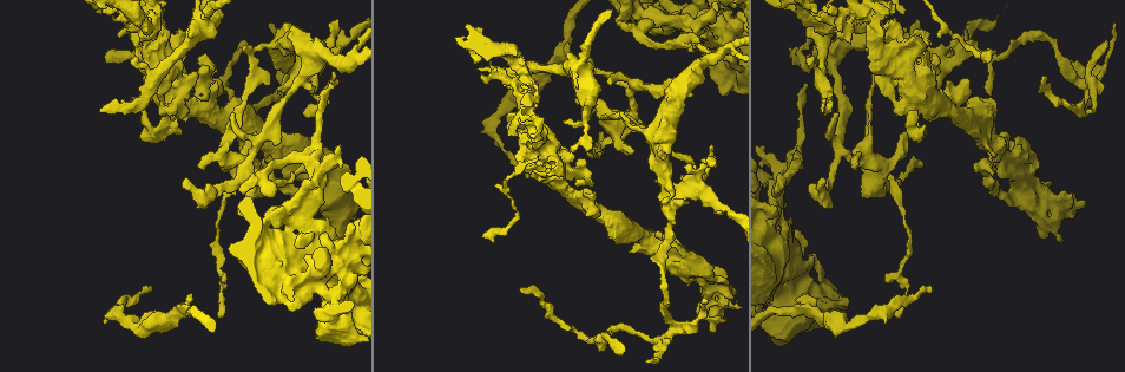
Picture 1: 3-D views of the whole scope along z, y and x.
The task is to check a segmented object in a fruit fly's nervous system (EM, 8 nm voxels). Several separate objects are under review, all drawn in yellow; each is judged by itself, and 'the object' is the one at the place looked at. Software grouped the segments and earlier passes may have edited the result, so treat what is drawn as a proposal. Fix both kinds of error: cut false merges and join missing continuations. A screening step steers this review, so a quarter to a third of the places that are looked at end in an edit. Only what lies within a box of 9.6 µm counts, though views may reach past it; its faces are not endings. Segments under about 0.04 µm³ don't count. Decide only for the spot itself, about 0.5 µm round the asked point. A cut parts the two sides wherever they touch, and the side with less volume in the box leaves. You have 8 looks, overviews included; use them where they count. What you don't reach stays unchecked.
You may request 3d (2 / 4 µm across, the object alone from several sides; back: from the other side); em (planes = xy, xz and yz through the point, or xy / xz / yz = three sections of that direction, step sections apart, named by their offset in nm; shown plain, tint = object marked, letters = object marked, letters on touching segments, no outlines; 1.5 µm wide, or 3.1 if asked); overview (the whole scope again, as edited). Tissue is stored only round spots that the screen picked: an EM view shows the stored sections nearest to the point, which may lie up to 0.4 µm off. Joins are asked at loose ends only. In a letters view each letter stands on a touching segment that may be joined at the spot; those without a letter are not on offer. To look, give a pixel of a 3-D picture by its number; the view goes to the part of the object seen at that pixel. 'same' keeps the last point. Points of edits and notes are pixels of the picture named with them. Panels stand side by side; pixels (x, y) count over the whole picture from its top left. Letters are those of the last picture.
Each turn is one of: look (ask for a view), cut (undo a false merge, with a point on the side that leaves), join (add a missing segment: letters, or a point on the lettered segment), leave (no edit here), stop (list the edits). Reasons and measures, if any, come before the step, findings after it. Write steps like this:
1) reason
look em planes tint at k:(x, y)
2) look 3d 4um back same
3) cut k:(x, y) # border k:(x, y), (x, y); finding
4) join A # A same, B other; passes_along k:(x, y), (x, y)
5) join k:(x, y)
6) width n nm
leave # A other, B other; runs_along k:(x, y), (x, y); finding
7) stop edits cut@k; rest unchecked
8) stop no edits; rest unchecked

an open end
look 3d 4um at 1:(1107, 41)

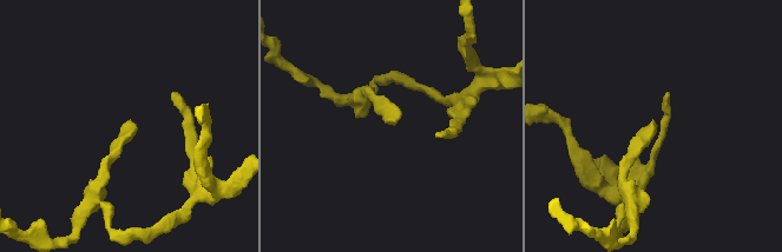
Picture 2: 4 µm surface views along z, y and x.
now the EM
look em xy step 4 tint at 2:(395, 124)

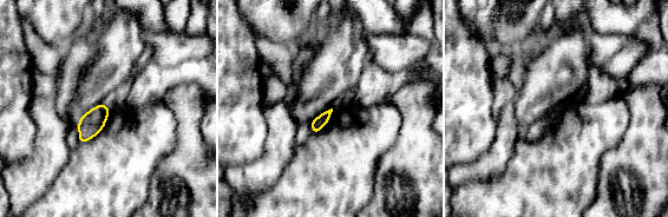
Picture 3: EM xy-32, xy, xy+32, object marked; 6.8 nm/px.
cut it another way
look em planes letters same

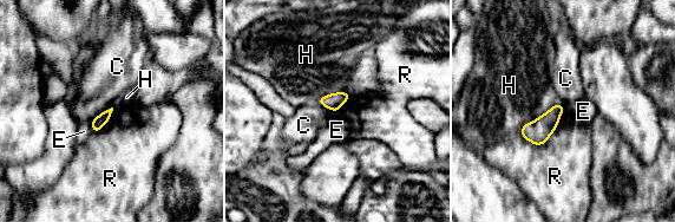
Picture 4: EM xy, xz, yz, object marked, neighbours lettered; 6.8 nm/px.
leave # C other, E other, H other, R other; border 4:(112, 106), (102, 111), (91, 121); no lettered segment goes on from it

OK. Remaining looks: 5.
tapers out
look em planes letters at 1:(705, 300)

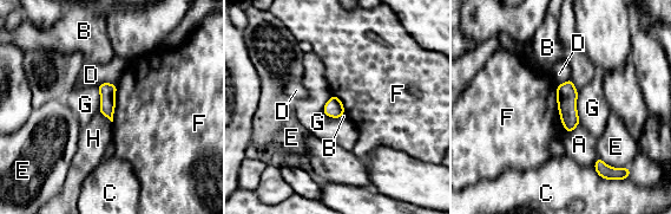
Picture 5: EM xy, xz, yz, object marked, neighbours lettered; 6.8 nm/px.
width 110 nm
leave # A other, B other, C other, D other, E other, F other, G other, H other; border 5:(117, 84), (112, 122); no lettered segment goes on from it

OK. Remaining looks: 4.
an open end
look em planes plain at 1:(903, 15)

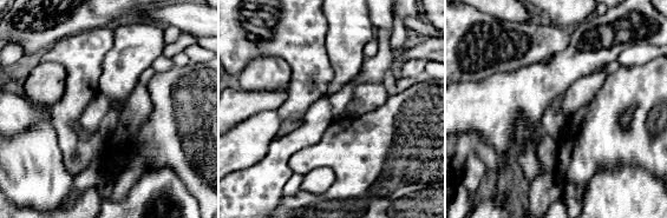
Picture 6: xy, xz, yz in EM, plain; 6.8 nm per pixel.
what lies round it
look em planes letters same

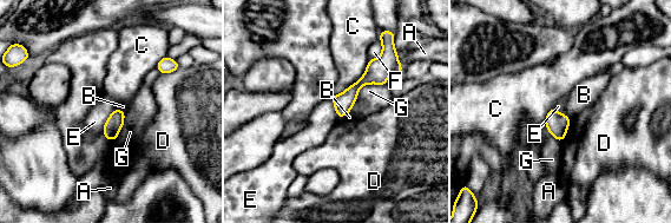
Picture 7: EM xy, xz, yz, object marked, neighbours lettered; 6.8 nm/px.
width 120 nm; longest_contact C 380 nm
leave # A other, B other, C other, D other, E other, F other, G other; no lettered segment goes on from it

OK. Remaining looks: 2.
stop no edits; rest unchecked

